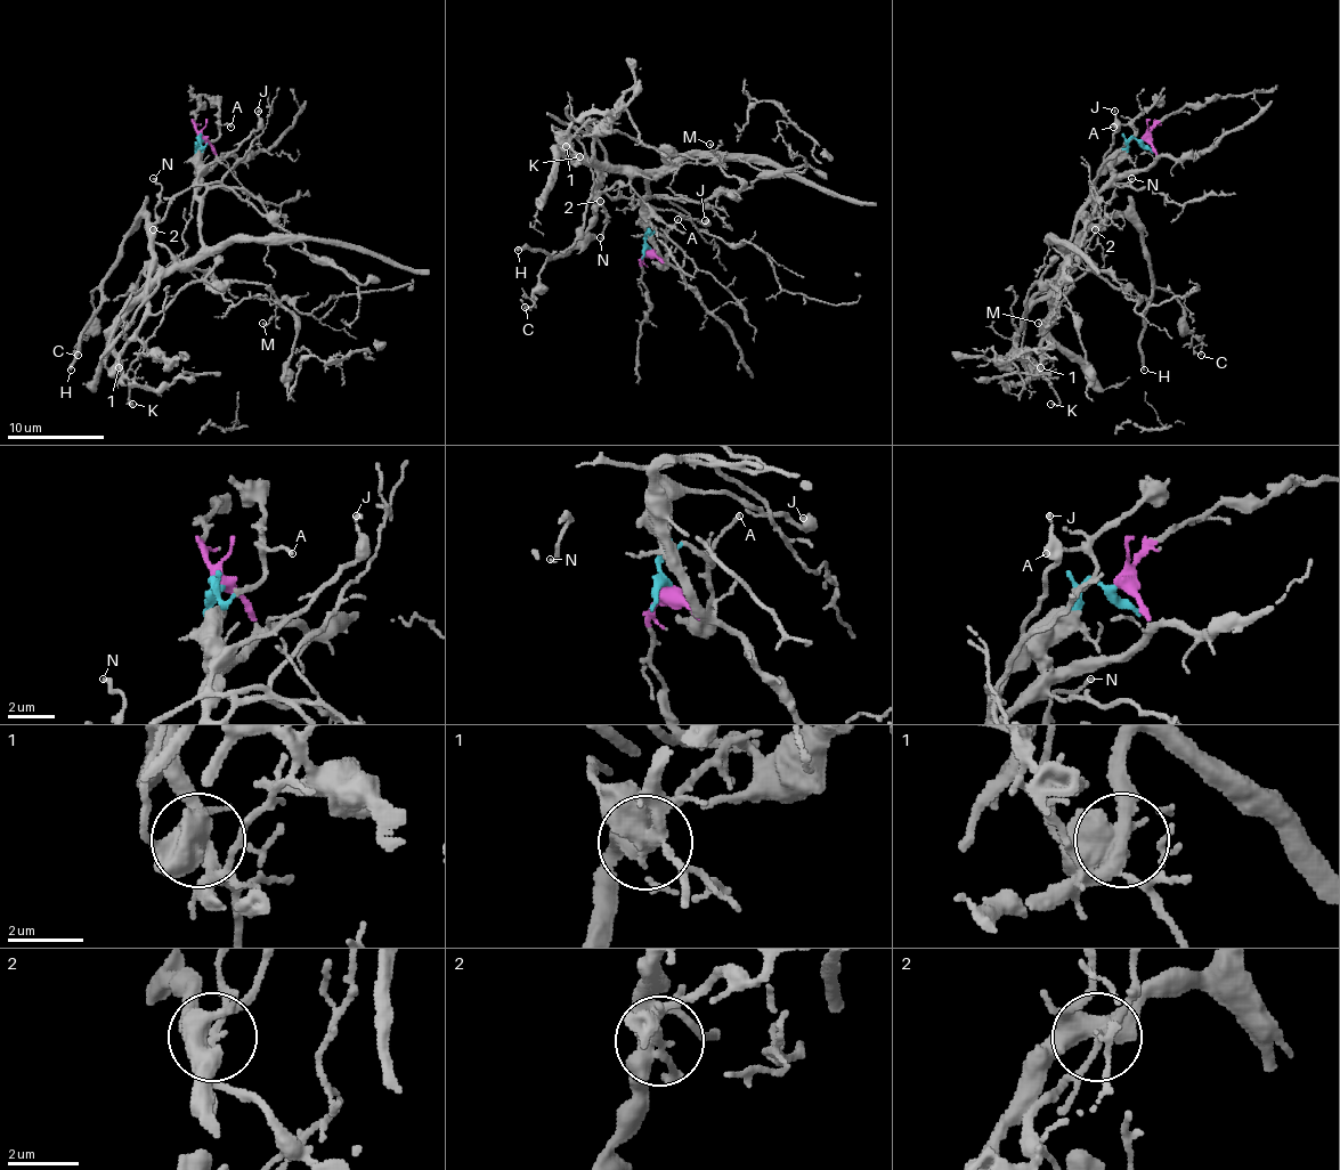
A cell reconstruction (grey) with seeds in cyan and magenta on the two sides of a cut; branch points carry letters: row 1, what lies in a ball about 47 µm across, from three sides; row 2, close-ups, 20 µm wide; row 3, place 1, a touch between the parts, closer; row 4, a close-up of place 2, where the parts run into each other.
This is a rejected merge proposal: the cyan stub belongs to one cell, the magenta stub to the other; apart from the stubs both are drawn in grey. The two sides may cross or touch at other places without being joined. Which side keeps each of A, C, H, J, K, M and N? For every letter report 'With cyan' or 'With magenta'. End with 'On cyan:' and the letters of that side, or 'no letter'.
A: With cyan
C: With cyan
H: With cyan
J: With cyan
K: With magenta
M: With magenta
N: With magenta
On cyan: A, C, H, J

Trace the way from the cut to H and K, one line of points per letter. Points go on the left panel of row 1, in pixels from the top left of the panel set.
H: (201, 139), (196, 139), (201, 175), (157, 221), (141, 216), (127, 233), (71, 371)
K: (201, 139), (216, 159), (196, 192), (201, 248), (144, 295), (112, 336), (112, 356), (131, 404)

